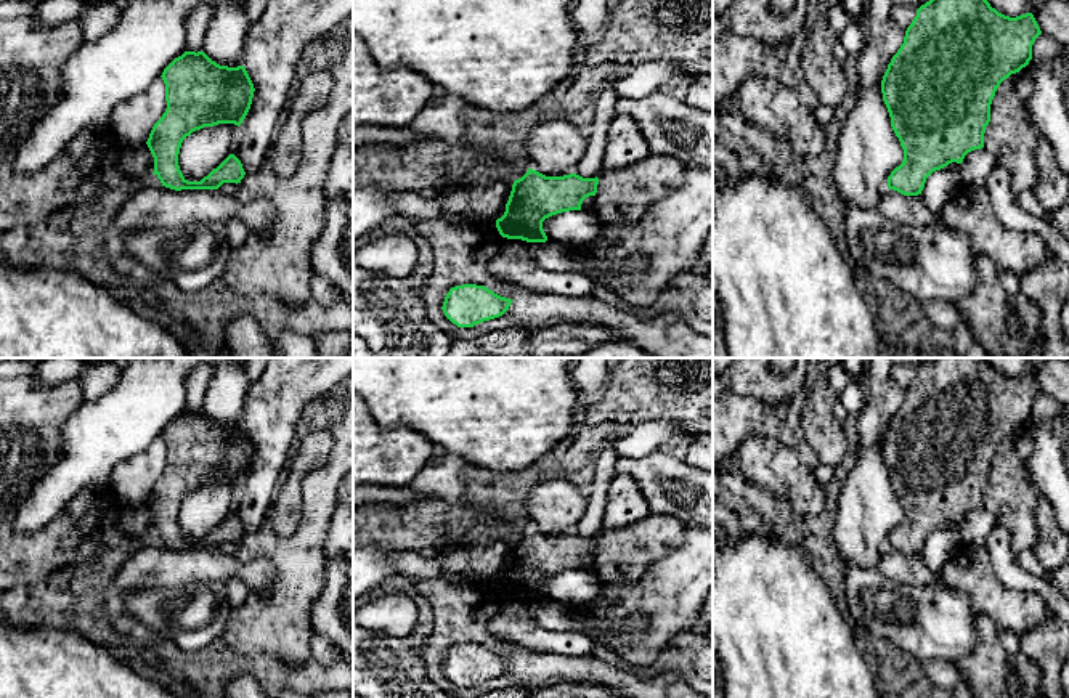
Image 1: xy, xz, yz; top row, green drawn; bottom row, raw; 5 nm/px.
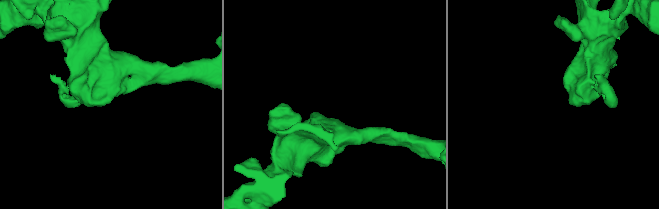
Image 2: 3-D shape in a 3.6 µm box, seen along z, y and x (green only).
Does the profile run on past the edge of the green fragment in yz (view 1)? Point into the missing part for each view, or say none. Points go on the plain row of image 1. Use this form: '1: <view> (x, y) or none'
1: none

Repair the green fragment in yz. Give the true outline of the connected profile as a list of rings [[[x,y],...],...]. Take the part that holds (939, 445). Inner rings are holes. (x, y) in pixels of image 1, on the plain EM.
[[[931,358],[917,369],[905,390],[904,403],[892,416],[881,440],[883,461],[891,486],[904,509],[904,520],[888,536],[888,547],[904,555],[921,554],[926,538],[952,521],[984,507],[990,464],[1000,443],[1019,432],[1032,419],[1032,404],[1042,393],[1032,372],[1016,377],[998,372],[986,358]]]

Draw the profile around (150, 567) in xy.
[[[162,544],[143,546],[122,562],[112,582],[124,595],[136,589],[183,589],[207,581],[241,579],[249,592],[270,595],[276,568],[268,558],[239,562],[218,549],[175,550]]]

